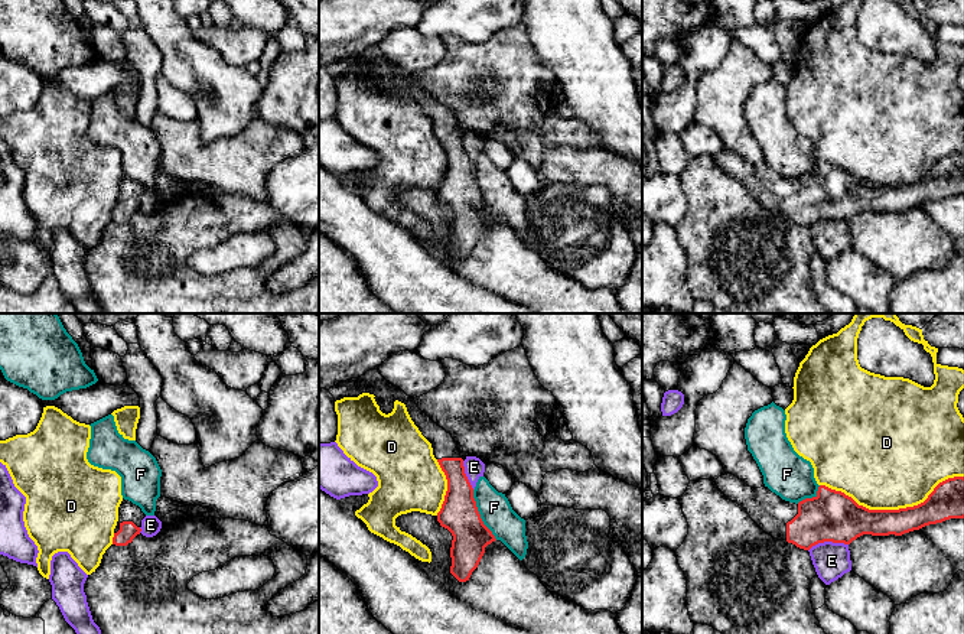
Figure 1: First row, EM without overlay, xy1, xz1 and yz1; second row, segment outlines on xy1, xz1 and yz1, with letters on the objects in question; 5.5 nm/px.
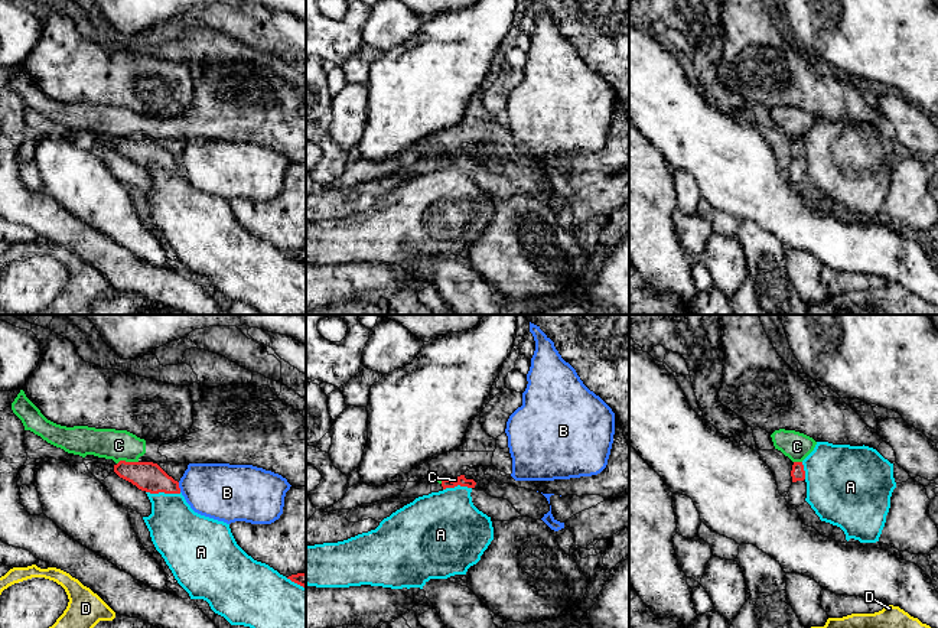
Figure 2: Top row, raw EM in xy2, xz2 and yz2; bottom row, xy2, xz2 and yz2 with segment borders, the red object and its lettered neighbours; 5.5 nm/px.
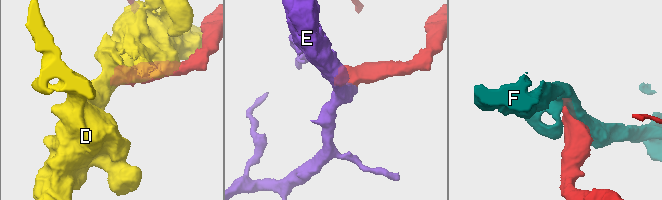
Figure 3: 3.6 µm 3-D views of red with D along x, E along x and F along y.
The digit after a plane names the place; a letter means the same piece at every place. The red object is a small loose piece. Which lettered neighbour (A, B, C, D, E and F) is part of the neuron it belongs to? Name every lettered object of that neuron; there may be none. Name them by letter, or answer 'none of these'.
none of these

